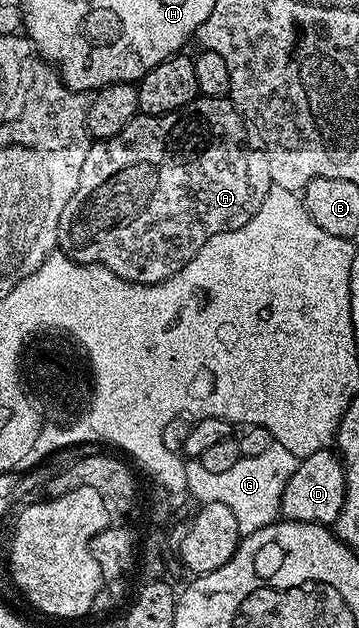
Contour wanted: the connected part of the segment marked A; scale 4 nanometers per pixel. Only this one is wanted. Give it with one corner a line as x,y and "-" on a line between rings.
199,95
192,103
159,117
134,116
116,135
95,140
91,144
88,155
84,155
84,167
80,167
80,183
76,191
72,191
72,199
68,199
64,212
60,214
57,248
64,256
76,263
102,265
125,281
153,283
176,275
192,260
196,251
200,251
200,247
204,247
204,243
212,239
212,235
220,235
224,231
236,231
236,227
244,227
244,223
248,223
248,219
252,219
256,211
260,211
260,203
264,203
264,195
268,195
272,182
268,171
266,151
255,142
254,146
249,136
251,137
248,126
234,108
233,101
224,97

